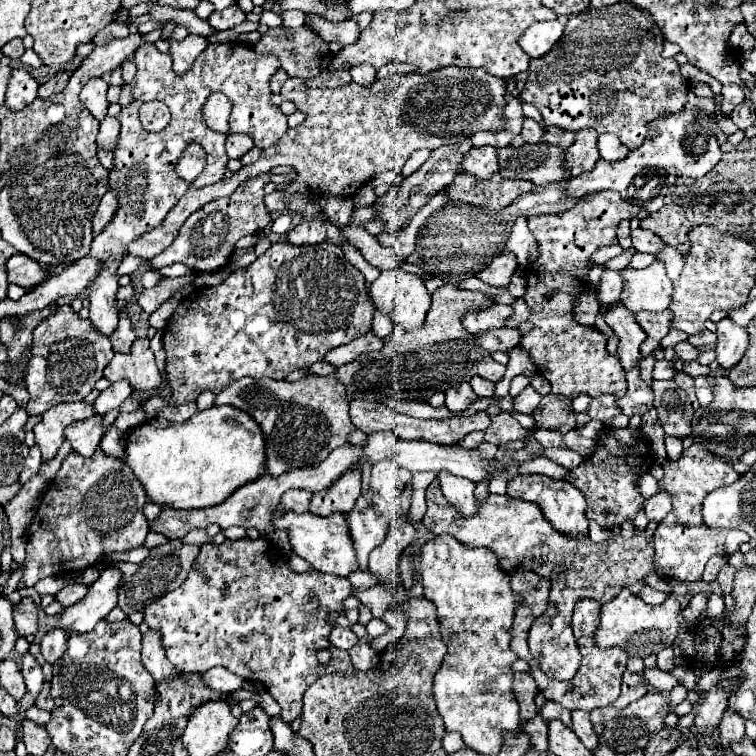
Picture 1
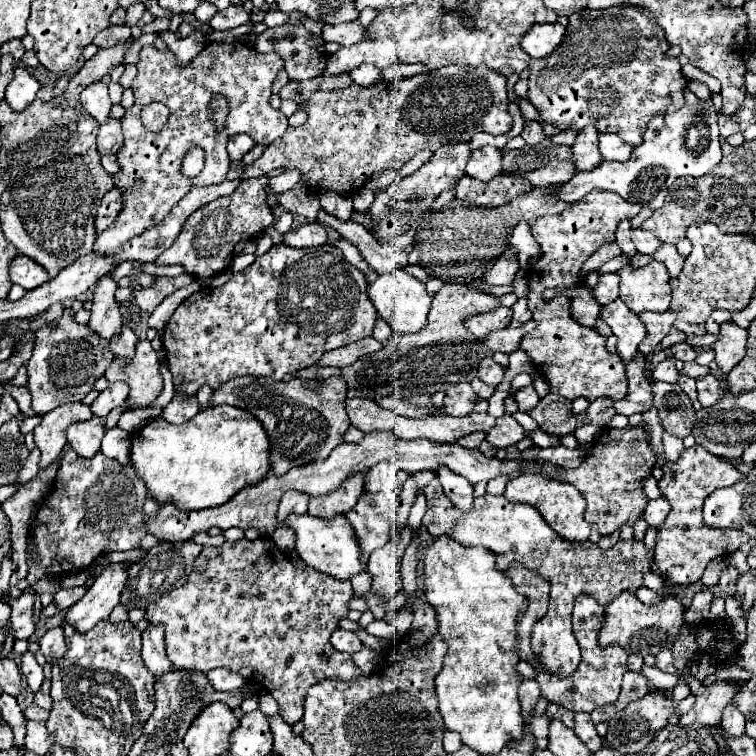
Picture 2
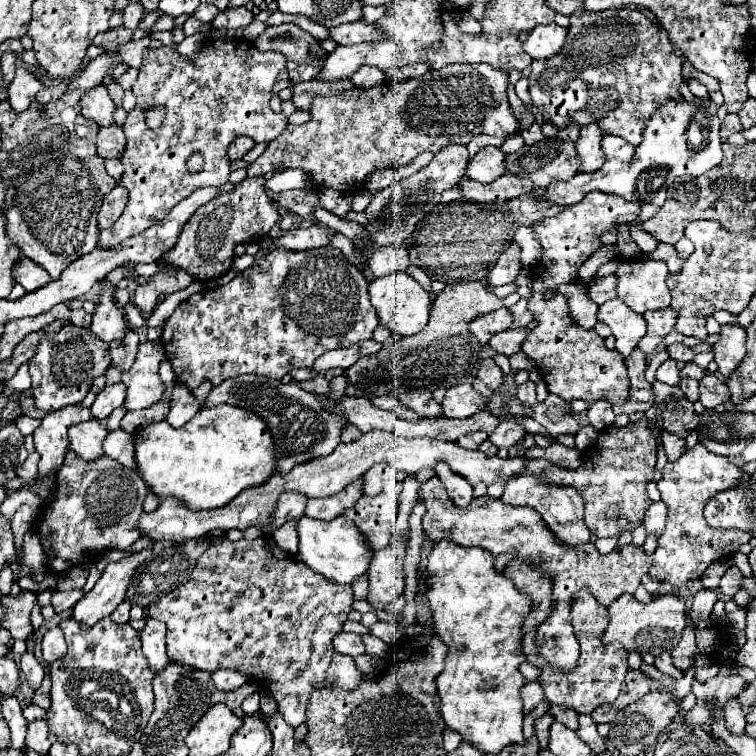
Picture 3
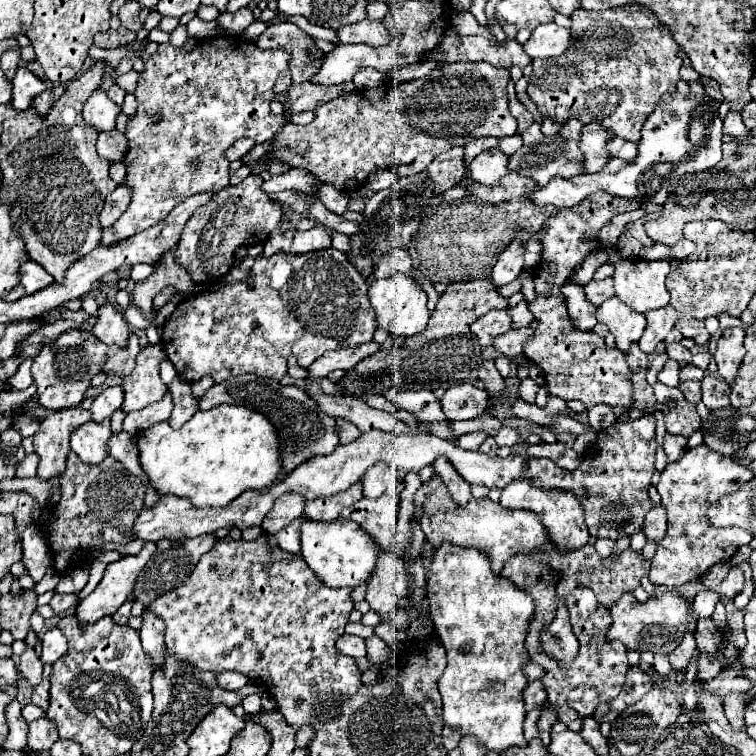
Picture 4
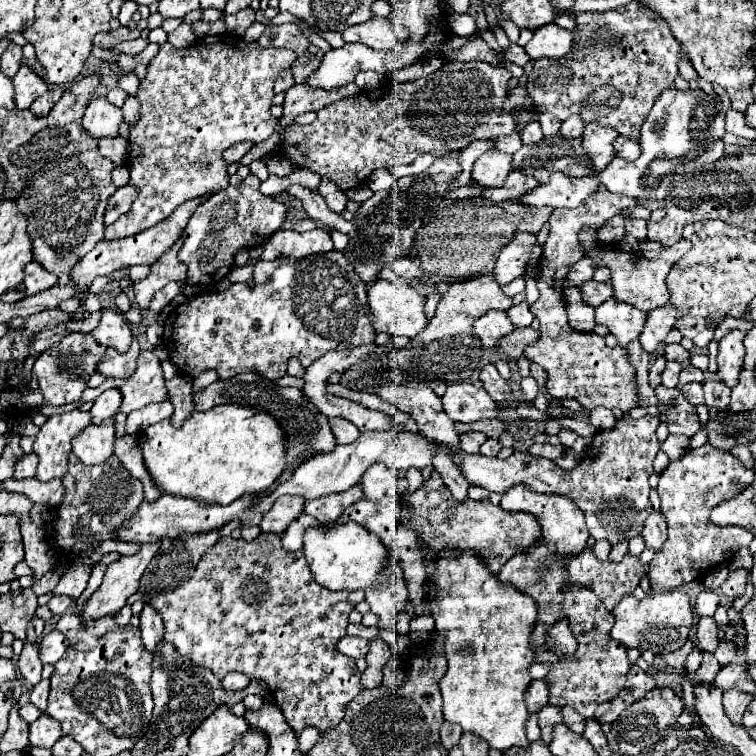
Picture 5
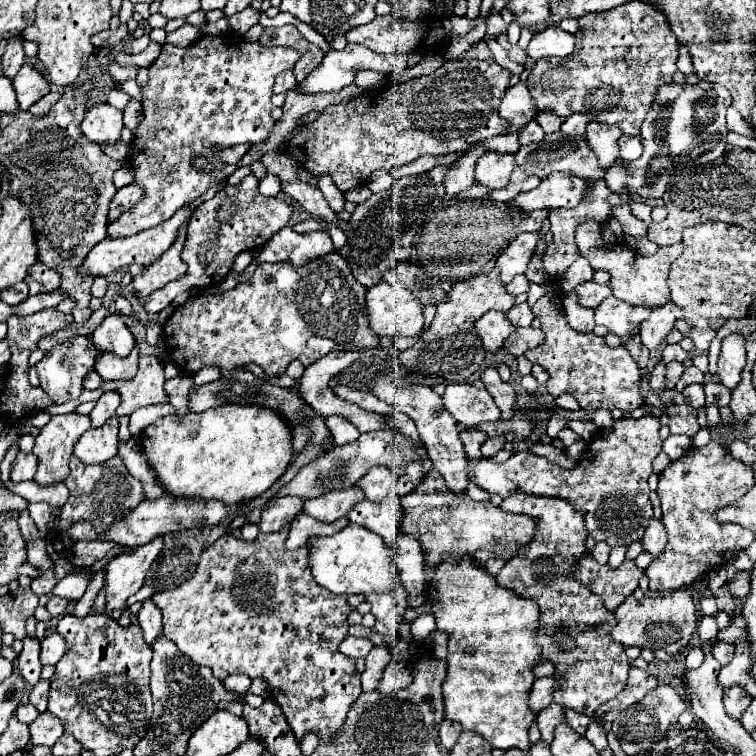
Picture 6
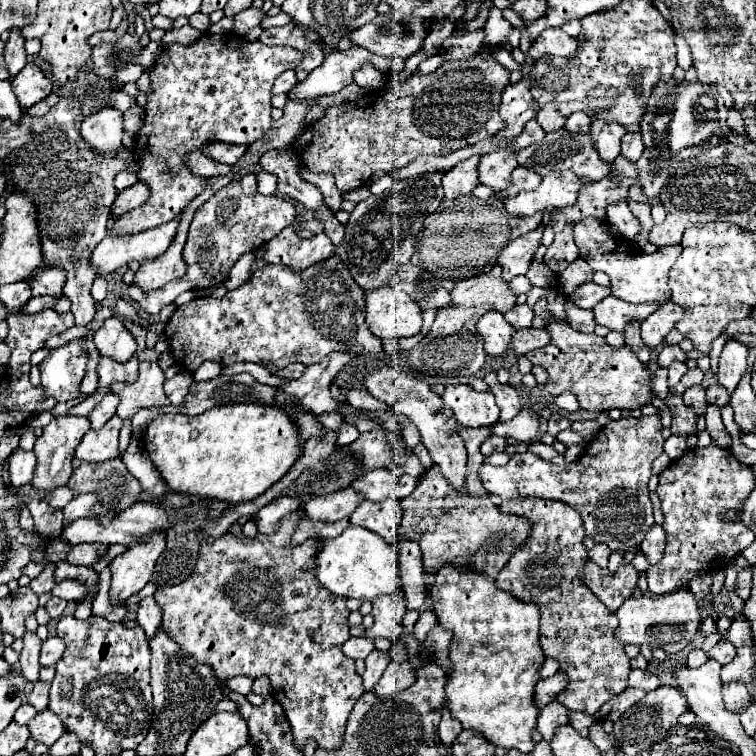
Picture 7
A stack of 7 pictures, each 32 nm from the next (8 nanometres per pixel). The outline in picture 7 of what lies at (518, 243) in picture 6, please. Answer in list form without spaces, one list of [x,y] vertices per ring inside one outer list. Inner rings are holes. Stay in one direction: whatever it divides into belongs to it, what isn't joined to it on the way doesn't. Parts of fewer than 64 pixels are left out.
[[[540,222],[540,226],[534,232],[528,232],[524,236],[518,236],[514,242],[510,242],[502,254],[500,254],[500,264],[502,264],[502,278],[506,282],[510,282],[514,276],[526,274],[536,250],[542,244],[542,232],[544,232],[544,224]]]

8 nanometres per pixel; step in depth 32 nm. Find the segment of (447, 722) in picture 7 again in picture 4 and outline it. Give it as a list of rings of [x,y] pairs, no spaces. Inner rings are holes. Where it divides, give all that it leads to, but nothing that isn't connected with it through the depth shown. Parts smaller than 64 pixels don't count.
[[[444,724],[444,728],[442,728],[442,744],[444,744],[446,750],[456,748],[460,738],[462,738],[462,734],[460,734],[458,728],[448,728],[448,724]]]

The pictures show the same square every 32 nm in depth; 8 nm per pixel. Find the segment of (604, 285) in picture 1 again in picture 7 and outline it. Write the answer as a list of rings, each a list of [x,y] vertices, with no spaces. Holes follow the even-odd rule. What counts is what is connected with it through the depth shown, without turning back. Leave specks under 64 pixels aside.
[[[594,282],[580,284],[572,294],[568,294],[568,300],[572,300],[578,308],[594,308],[600,300],[604,300],[610,294],[610,288],[598,286]]]

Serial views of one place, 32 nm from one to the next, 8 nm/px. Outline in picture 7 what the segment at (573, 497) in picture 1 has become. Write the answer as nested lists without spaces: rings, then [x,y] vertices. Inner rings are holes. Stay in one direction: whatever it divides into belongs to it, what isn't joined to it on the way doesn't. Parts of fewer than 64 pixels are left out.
[[[540,498],[502,500],[498,508],[504,514],[528,518],[532,530],[528,540],[520,544],[496,576],[496,586],[518,600],[538,604],[542,612],[540,646],[546,658],[556,658],[560,670],[570,676],[570,684],[566,692],[558,696],[558,702],[568,710],[596,714],[602,704],[626,688],[630,660],[624,652],[624,644],[614,638],[618,624],[616,614],[610,612],[584,584],[584,564],[588,562],[588,554],[582,544],[586,536],[582,518],[564,502]]]

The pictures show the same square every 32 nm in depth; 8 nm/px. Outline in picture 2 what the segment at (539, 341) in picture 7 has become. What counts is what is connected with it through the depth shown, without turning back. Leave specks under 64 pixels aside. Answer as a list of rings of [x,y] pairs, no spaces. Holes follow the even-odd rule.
[[[504,328],[504,330],[492,332],[482,344],[484,344],[488,350],[512,354],[514,350],[520,348],[520,340],[524,338],[524,334],[526,334],[524,328]]]

